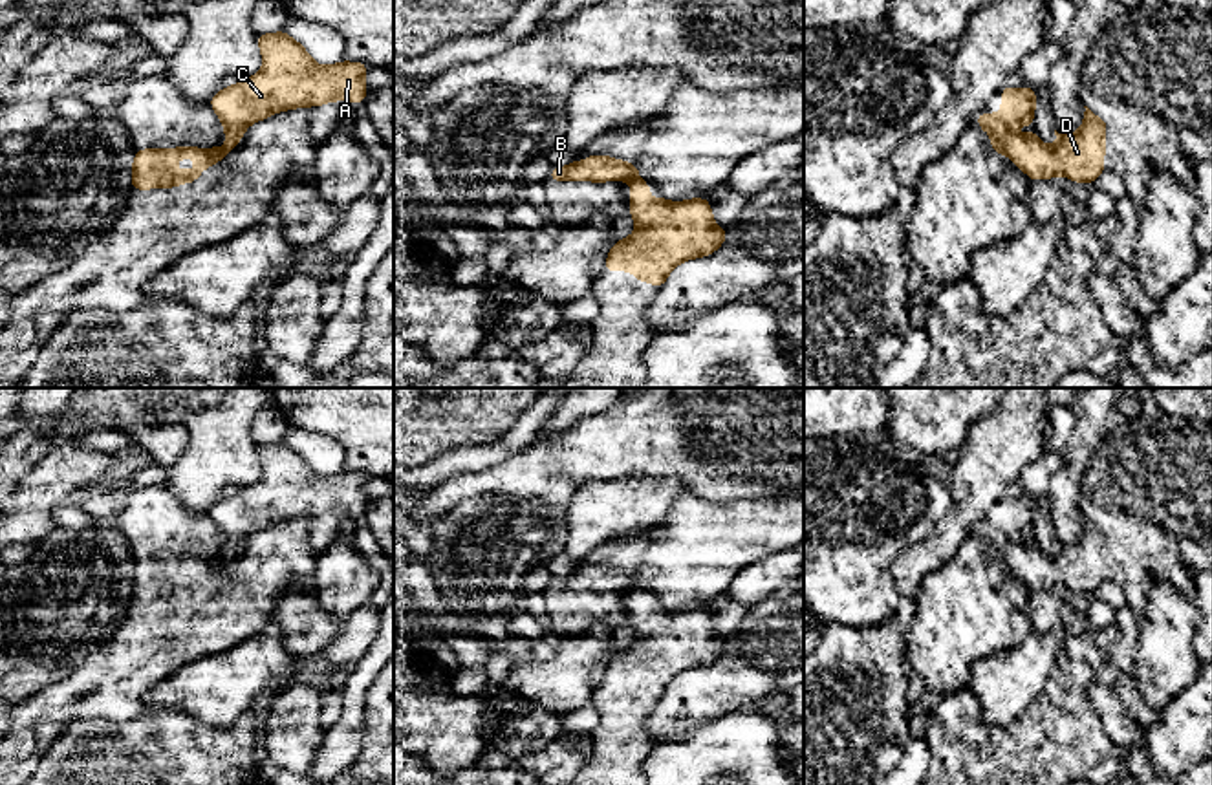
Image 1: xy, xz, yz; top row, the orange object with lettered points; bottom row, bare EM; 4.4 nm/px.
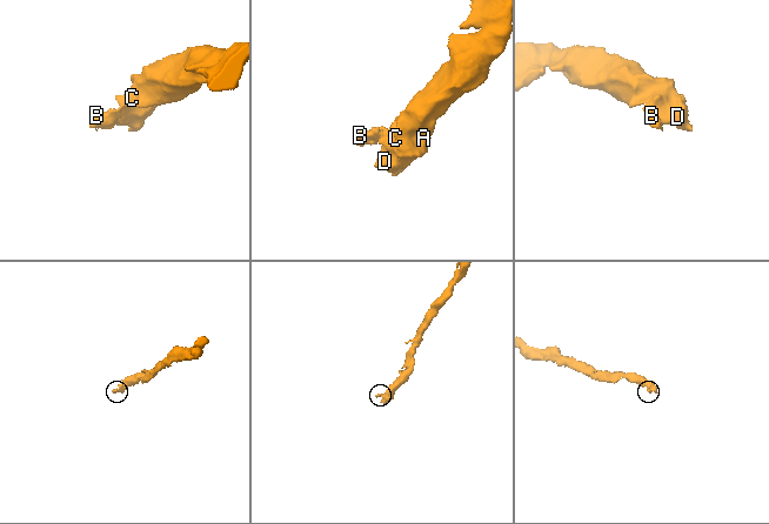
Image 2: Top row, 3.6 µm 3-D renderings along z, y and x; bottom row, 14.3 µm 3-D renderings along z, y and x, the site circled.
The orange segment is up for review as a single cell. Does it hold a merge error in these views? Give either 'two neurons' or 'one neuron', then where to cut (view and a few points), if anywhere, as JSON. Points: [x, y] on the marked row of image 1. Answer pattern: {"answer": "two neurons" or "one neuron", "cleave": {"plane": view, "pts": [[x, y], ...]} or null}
{"answer": "two neurons", "cleave": {"plane": "yz", "pts": [[995, 136], [1007, 154]]}}

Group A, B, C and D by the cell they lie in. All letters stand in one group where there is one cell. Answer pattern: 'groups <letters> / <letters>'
groups A C D / B

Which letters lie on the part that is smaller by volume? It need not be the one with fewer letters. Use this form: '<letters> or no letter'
B

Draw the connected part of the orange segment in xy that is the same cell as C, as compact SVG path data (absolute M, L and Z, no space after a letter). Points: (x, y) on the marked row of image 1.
M286 31L258 35L256 42L264 57L262 70L209 101L223 124L227 152L249 124L273 113L333 101L361 104L370 91L364 84L368 66L363 62L320 66Z

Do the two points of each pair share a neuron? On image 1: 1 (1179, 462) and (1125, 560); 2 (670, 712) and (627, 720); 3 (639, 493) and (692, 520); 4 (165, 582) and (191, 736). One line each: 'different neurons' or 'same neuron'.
1: same neuron
2: different neurons
3: different neurons
4: different neurons

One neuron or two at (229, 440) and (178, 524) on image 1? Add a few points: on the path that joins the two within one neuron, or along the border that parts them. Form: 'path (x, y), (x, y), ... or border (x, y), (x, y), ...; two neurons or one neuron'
border (162, 483), (189, 509), (207, 513); two neurons

